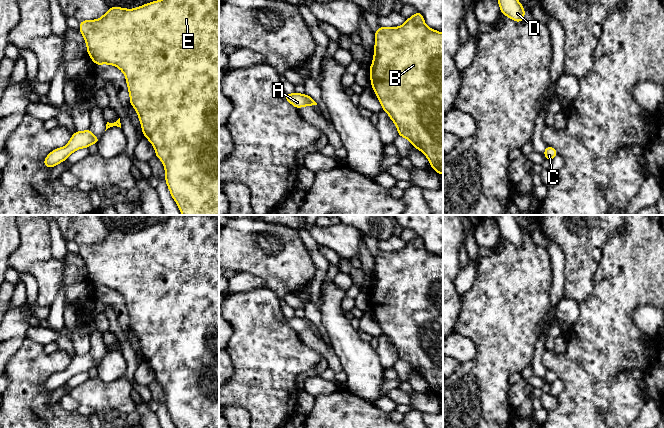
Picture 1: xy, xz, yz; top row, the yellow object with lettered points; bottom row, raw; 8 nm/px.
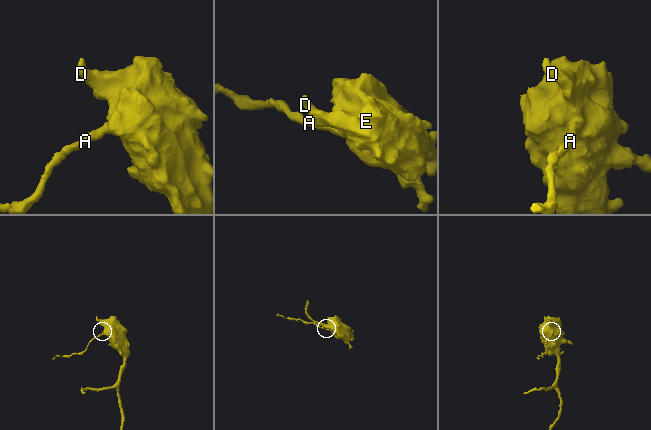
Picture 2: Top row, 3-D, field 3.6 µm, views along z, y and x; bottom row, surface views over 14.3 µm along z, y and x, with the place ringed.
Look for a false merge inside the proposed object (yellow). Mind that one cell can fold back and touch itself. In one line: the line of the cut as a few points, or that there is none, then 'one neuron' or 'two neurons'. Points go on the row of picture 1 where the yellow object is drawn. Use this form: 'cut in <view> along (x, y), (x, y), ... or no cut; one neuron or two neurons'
no cut; one neuron

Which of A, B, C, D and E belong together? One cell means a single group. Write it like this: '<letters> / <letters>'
A B C D E

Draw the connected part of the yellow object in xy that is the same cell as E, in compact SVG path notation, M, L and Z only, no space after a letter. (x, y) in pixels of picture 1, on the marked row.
M158 0L134 9L125 9L114 6L99 19L81 21L79 31L86 41L87 52L95 64L98 66L101 64L113 65L118 67L124 73L130 94L129 101L138 114L144 137L146 137L153 145L156 156L164 165L166 184L182 215L219 215L219 0Z

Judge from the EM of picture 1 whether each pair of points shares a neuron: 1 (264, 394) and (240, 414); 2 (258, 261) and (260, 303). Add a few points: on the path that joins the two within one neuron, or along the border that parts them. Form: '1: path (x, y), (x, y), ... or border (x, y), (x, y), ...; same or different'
1: border (229, 405), (243, 407), (251, 417); different
2: border (267, 287), (280, 300); different

